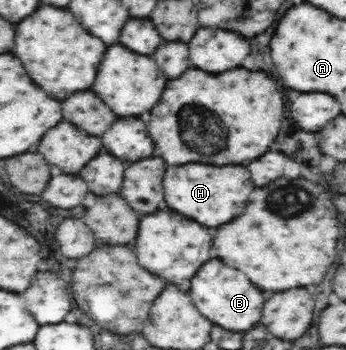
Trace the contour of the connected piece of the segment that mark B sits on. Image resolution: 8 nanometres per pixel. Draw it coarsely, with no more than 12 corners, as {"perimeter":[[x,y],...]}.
{"perimeter":[[208,260],[190,296],[232,332],[254,328],[266,302],[244,274]]}

